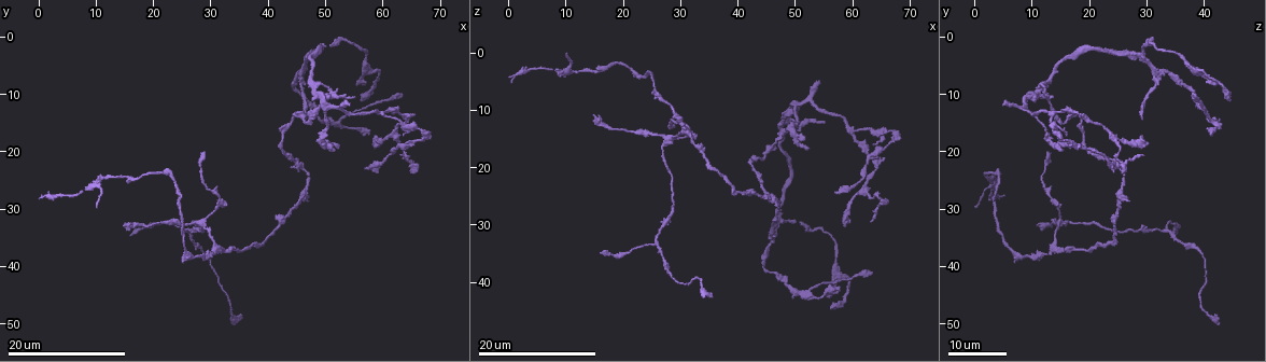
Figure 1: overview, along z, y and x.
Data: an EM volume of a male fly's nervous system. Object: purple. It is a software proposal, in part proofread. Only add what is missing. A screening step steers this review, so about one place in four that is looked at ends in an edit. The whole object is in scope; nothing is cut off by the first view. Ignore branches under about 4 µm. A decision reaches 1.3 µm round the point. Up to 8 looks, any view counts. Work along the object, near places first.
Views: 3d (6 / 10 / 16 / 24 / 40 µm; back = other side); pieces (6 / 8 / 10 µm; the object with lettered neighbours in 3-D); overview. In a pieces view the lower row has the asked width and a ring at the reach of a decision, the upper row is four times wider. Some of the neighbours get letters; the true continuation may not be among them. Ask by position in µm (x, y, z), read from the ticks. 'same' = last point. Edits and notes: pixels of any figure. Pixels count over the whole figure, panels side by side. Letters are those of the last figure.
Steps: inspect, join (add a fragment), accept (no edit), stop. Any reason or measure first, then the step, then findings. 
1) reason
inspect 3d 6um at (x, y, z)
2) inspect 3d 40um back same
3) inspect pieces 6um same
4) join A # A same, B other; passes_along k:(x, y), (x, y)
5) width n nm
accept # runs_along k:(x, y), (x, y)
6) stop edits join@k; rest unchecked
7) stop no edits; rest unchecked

an open end
inspect 3d 24um at (46.5, 14.5, 29.5)

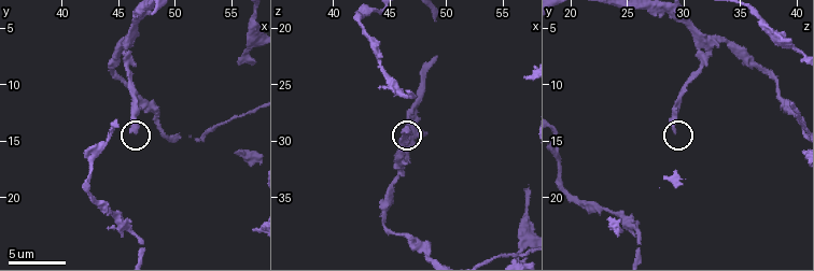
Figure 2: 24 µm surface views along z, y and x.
inspect 3d 6um at (46.4, 14.2, 29.0)

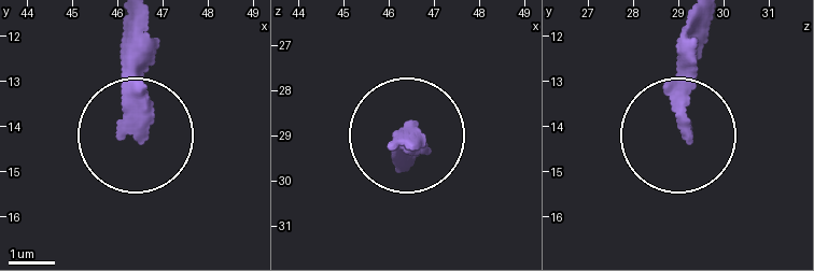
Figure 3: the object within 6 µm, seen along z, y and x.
inspect pieces 8um at (46.50, 14.25, 29.15)

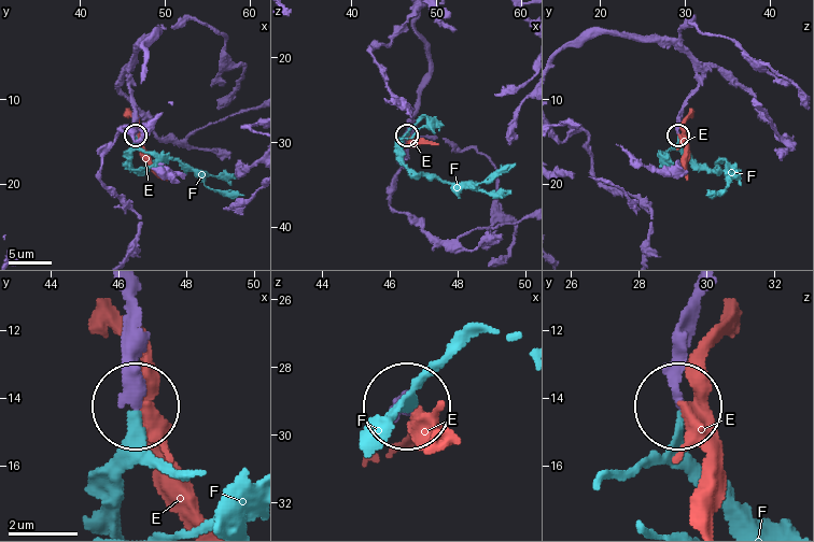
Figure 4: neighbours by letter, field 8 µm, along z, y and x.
width 270 nm
join F # E other, F same; passes_along 4:(697, 321), (679, 370), (679, 430), (757, 517); the neuron continues

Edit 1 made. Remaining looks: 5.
branch stops here
inspect 3d 24um at (65.5, 23.5, 26.5)

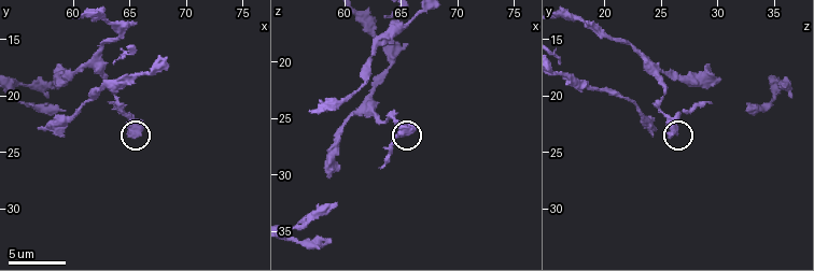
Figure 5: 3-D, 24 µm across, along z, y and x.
inspect pieces 8um at (65.4, 23.4, 26.0)

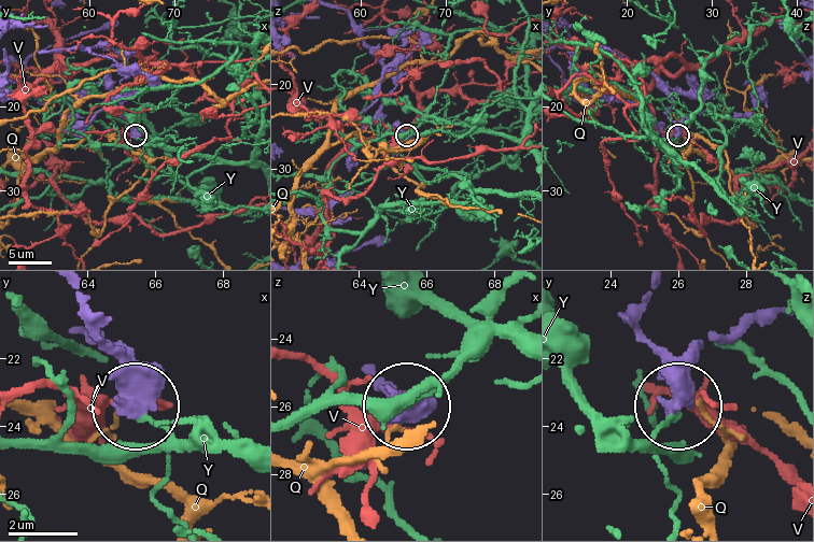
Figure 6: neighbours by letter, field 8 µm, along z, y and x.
accept # Q other, V other, Y other; no lettered fragment goes on from it

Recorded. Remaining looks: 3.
tapers out
inspect 3d 16um at (55.0, 10.5, 12.0)

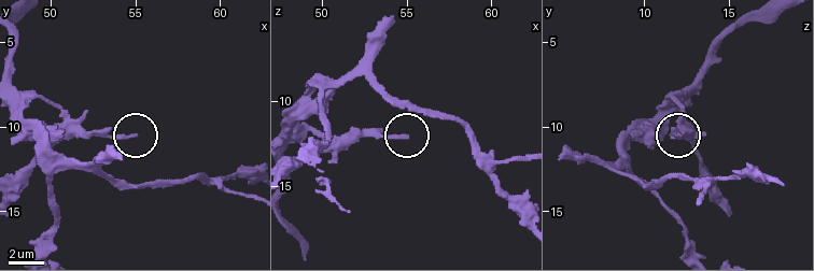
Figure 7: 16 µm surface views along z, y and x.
inspect pieces 8um at (54.9, 10.6, 12.1)

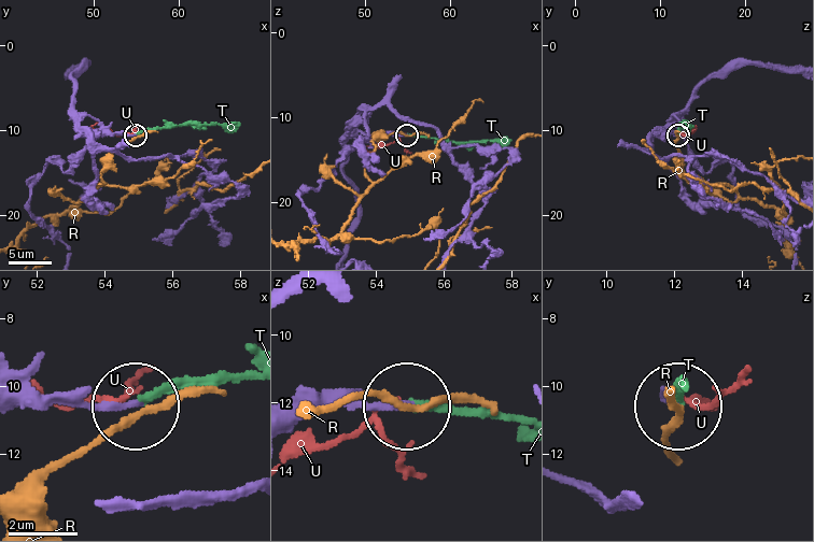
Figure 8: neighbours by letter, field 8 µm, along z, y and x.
join T # R other, T same, U other; passes_along 8:(52, 407), (127, 407), (249, 381); it goes on there

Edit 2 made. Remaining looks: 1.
stop edits join@4, join@8; rest unchecked

